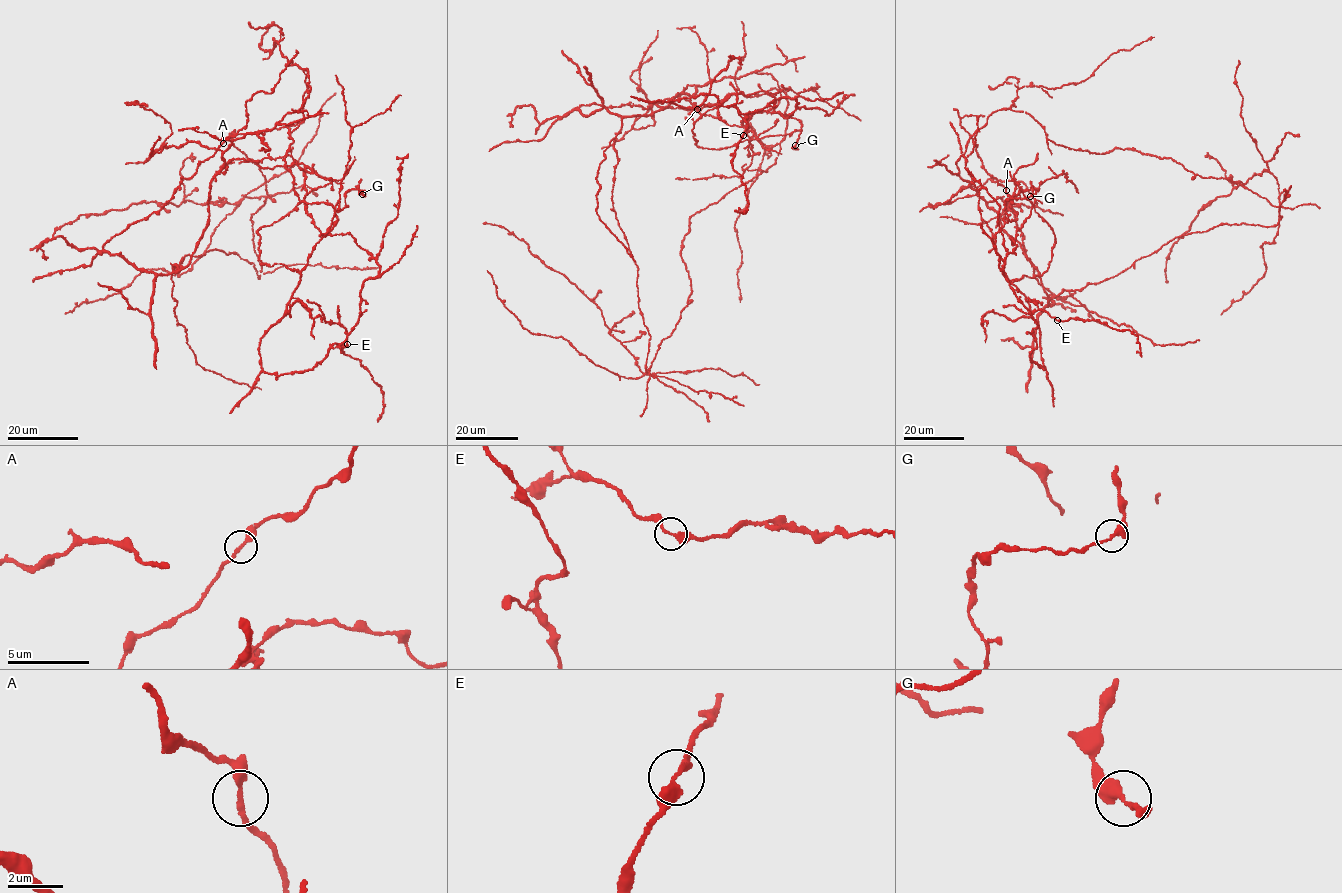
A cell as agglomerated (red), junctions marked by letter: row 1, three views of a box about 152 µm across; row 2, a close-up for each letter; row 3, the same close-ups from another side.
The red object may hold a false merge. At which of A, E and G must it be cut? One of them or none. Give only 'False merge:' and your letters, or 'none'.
False merge: none

